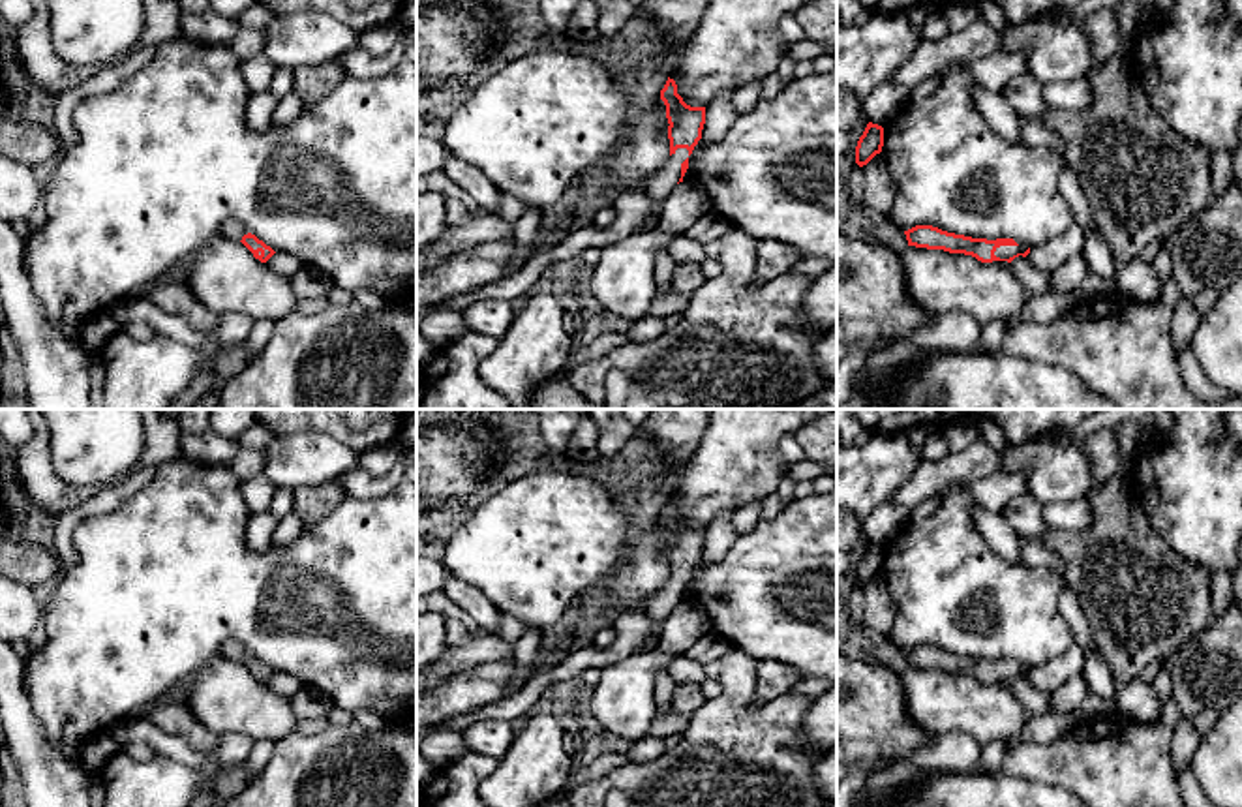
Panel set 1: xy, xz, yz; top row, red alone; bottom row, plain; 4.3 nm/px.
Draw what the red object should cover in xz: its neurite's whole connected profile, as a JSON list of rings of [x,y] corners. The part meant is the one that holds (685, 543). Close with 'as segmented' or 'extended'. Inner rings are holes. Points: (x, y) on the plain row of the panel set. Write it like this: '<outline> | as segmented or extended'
[[[668,497],[664,509],[660,510],[660,520],[666,525],[668,539],[668,559],[670,559],[670,580],[666,586],[655,593],[644,614],[655,621],[655,632],[649,636],[640,651],[657,647],[657,640],[672,608],[683,602],[689,589],[689,576],[702,559],[702,550],[705,544],[705,527],[690,527],[677,514],[677,505]]] | extended

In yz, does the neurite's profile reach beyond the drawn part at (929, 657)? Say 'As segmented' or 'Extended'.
Extended

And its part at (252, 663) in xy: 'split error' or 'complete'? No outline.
split error

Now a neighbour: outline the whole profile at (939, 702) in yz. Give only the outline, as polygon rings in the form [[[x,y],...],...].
[[[906,666],[901,676],[904,704],[916,726],[929,734],[970,734],[981,745],[1021,734],[1028,713],[1006,681],[981,683],[972,676]]]

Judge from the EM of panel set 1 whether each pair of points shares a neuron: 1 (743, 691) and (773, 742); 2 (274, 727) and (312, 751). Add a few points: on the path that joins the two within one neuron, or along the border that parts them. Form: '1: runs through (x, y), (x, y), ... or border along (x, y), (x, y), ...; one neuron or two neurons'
1: runs through (742, 704), (742, 710), (760, 729); one neuron
2: border along (295, 730), (276, 742); two neurons

